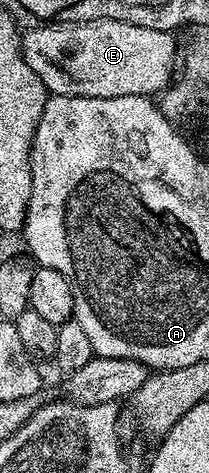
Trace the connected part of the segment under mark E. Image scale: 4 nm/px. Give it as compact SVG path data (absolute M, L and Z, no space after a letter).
M65 19L65 24L56 24L60 22L40 22L34 28L27 29L23 33L20 49L24 51L24 57L29 66L42 78L42 82L48 87L49 93L54 96L85 96L86 98L122 98L123 96L146 96L155 97L164 91L174 79L174 73L178 68L178 52L176 56L176 36L170 32L162 30L146 30L146 26L134 26L125 20L76 20Z

